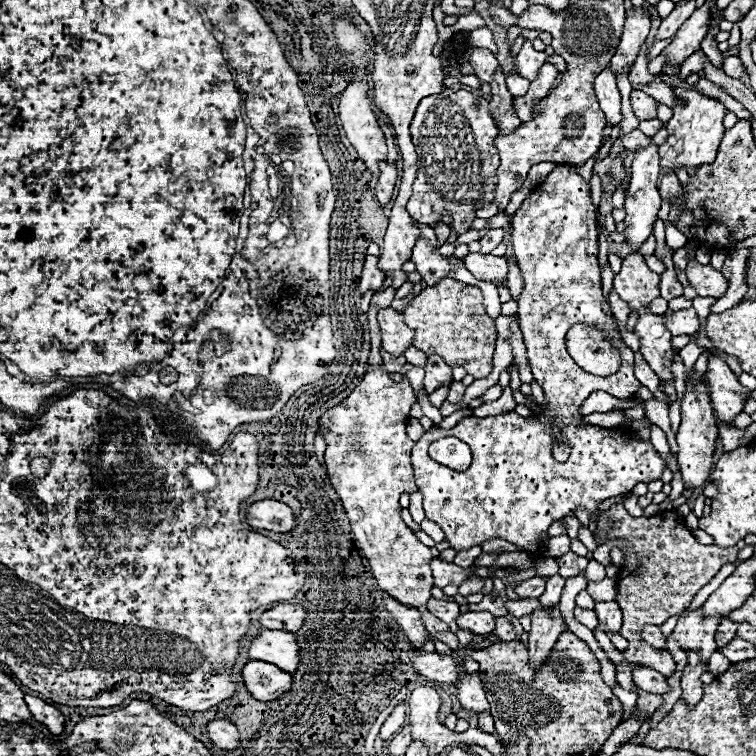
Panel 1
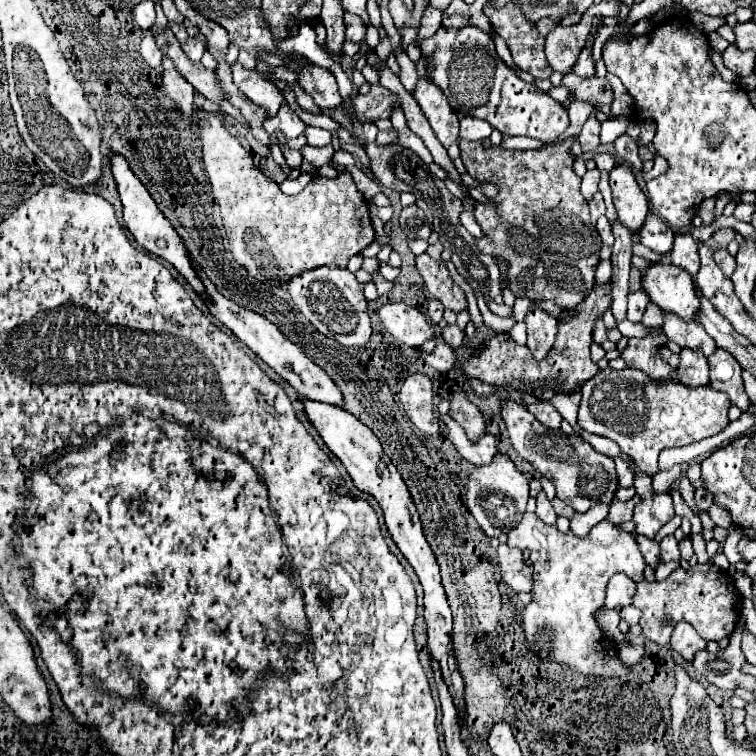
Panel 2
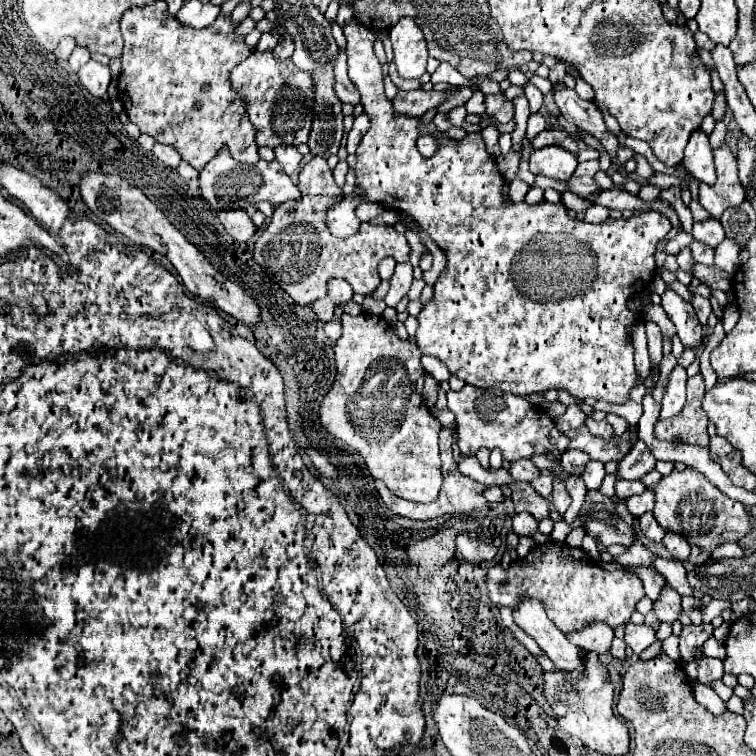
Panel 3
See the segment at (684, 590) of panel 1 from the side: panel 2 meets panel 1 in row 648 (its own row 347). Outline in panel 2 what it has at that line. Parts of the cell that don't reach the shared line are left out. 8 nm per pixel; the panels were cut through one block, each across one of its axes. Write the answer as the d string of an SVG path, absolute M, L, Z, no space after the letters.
M650 332L644 338L630 338L626 350L622 352L622 358L628 362L628 368L638 368L646 372L650 378L662 380L670 378L672 366L660 358L656 348L666 346L668 338L664 334Z

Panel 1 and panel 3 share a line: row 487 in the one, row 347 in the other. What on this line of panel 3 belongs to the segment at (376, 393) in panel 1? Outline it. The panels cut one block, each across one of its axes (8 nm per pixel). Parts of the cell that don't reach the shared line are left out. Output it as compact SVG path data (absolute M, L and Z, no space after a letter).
M362 312L352 318L342 314L342 336L334 344L334 356L336 378L322 400L320 424L332 438L360 450L370 474L380 478L396 496L434 502L442 488L438 450L442 426L416 392L416 382L424 374L416 344L400 340L382 316Z

